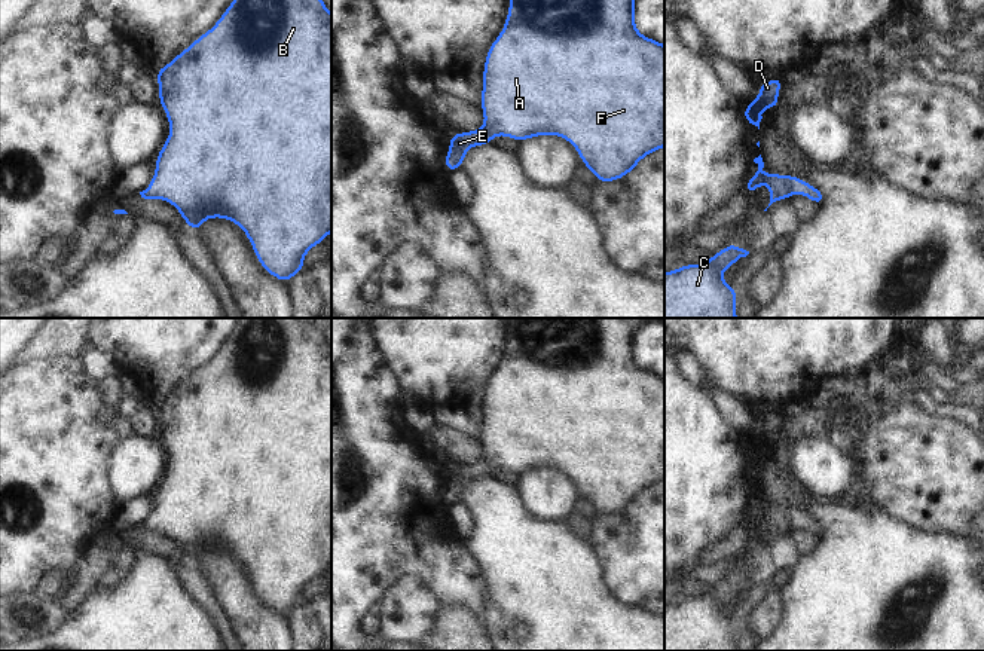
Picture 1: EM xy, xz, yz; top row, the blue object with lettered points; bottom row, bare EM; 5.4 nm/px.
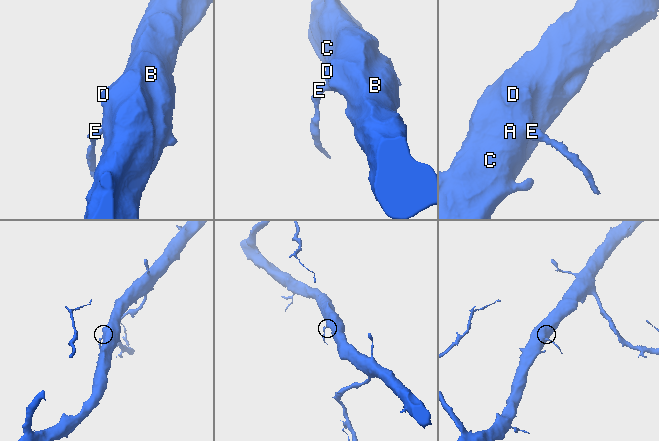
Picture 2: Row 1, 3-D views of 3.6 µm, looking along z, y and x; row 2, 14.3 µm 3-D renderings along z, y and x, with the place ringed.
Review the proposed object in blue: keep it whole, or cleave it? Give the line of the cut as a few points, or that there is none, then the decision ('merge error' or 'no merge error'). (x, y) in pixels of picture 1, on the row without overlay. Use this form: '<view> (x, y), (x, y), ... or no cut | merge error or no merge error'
no cut | no merge error

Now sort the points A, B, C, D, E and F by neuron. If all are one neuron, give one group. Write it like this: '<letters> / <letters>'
A B C D E F

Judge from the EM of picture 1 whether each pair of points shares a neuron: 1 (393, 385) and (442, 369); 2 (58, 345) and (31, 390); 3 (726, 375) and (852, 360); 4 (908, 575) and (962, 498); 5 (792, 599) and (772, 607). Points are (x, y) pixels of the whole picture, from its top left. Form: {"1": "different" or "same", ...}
{"1": "different", "2": "different", "3": "same", "4": "different", "5": "different"}

